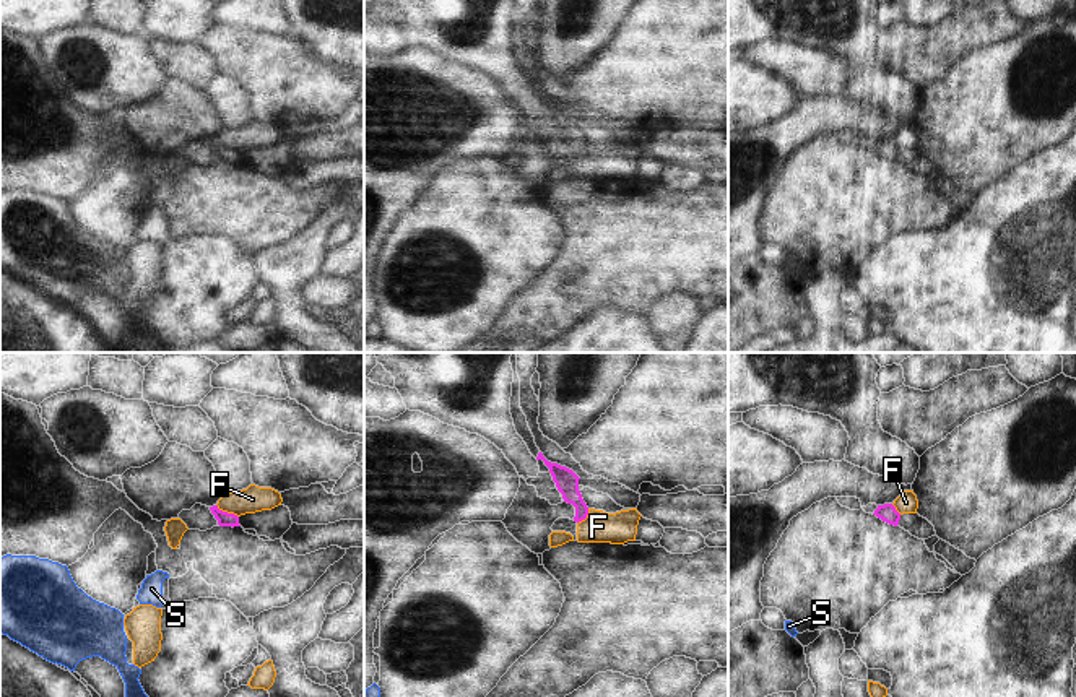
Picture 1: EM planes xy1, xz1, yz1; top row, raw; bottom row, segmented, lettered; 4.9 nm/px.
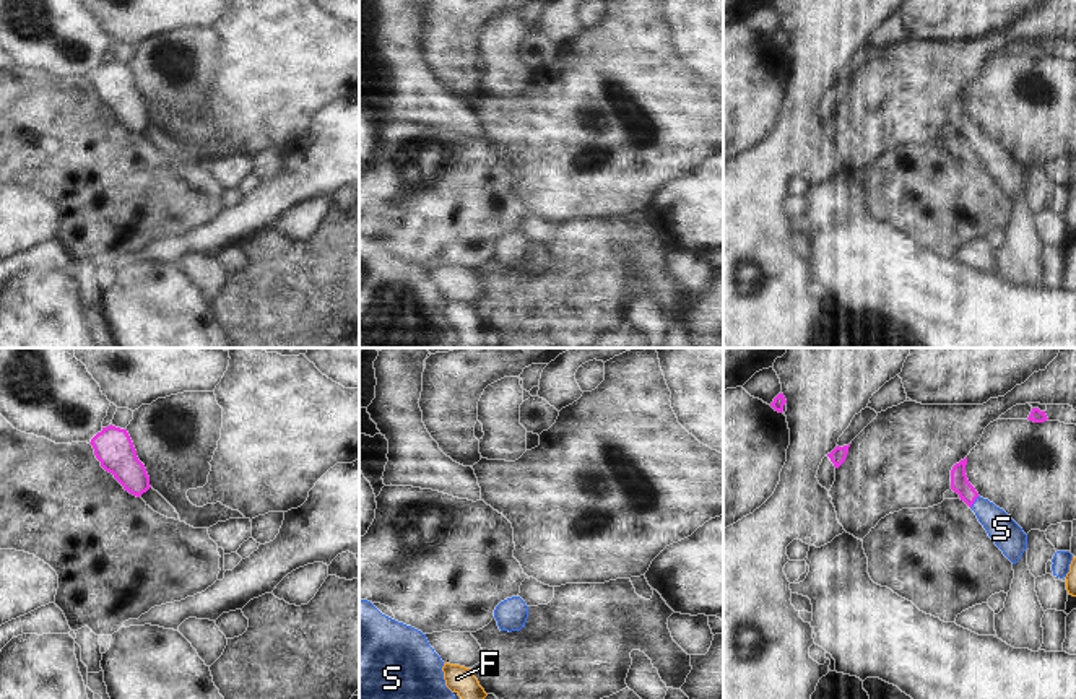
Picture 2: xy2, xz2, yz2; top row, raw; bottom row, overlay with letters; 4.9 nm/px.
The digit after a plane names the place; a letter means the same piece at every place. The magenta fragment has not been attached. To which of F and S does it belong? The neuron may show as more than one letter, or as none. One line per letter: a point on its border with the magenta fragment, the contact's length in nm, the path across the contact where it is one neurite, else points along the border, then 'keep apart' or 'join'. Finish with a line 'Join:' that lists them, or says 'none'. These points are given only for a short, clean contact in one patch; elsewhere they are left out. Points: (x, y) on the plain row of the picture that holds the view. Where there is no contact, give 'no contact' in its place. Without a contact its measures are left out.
F: xy1 (226, 148) | 130 nm | along xy1 (216, 140), (220, 145), (238, 153) | keep apart
S: yz2 (974, 137) | 80 nm | across yz2 (959, 119), (974, 137), (1002, 164) | join
Join: S

